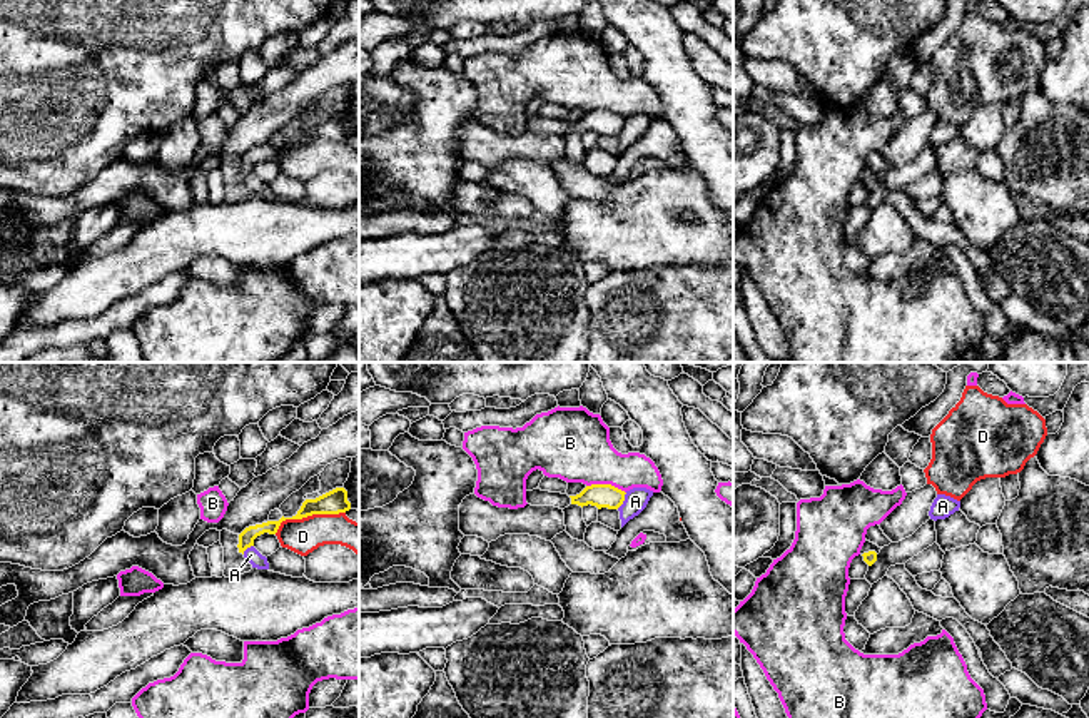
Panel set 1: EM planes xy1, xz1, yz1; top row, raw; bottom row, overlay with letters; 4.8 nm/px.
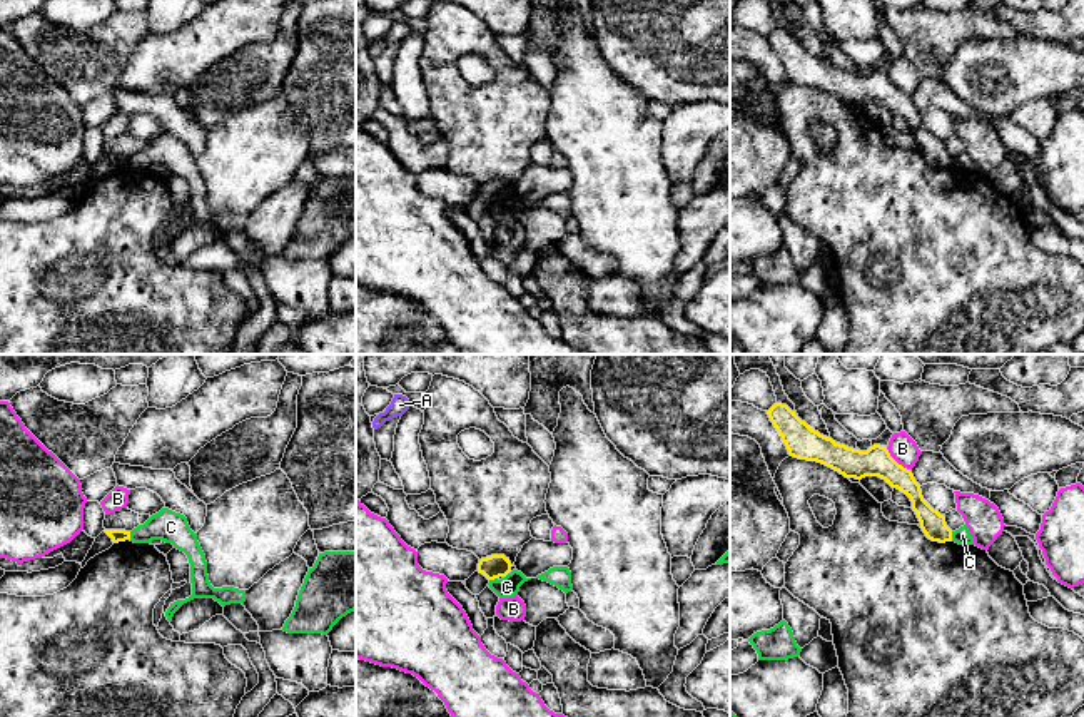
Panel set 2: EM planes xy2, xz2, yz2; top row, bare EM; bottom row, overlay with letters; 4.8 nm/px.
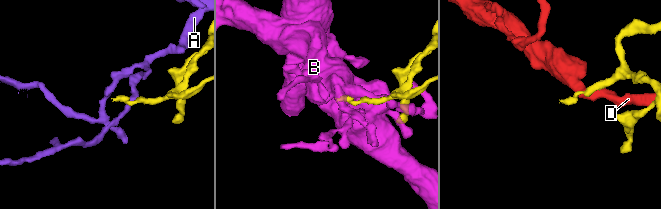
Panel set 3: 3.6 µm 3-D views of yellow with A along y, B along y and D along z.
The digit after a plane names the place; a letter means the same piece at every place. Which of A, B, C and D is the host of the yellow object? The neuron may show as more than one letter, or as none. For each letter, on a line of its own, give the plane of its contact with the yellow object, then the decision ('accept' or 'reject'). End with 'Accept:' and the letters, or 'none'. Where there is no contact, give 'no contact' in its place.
A: meets yellow in xz1; reject
B: meets yellow in xz1; reject
C: meets yellow in yz2; reject
D: meets yellow in xy1; reject
Accept: none

